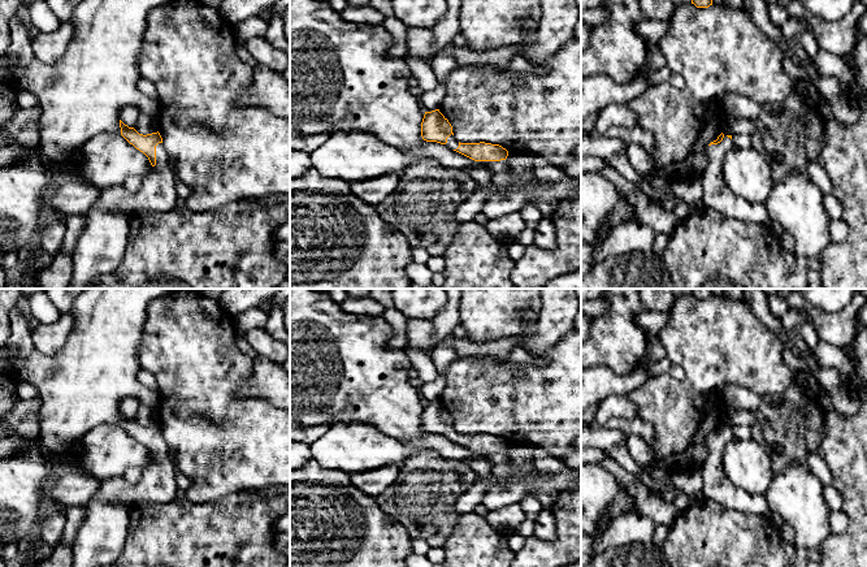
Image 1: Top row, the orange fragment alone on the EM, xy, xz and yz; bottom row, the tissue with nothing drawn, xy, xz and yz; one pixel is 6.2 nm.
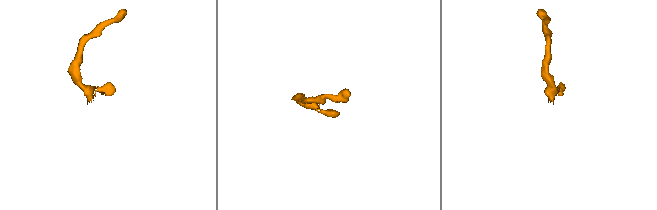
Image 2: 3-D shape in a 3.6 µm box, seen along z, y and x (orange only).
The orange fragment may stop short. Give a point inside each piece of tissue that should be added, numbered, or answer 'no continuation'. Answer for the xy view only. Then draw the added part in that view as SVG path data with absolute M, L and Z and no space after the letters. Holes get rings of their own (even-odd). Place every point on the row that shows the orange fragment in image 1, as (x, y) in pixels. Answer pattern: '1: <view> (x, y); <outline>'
1: xy (157, 193); M162 143L156 146L156 165L143 177L142 187L130 194L123 185L101 189L92 207L133 213L136 211L169 212L178 205L175 174Z

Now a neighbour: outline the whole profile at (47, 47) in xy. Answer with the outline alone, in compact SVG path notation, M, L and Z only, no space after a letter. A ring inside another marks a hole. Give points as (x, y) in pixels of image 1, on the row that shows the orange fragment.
M71 20L61 23L60 27L52 33L39 33L31 38L34 59L44 64L58 62L69 47L73 36Z

